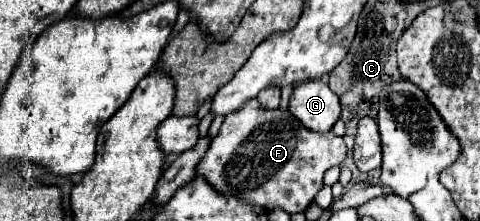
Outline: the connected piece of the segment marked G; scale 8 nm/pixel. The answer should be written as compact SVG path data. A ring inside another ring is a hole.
M325 81L299 83L289 101L289 111L303 123L305 129L315 133L327 133L335 125L341 113L339 97L329 89Z

